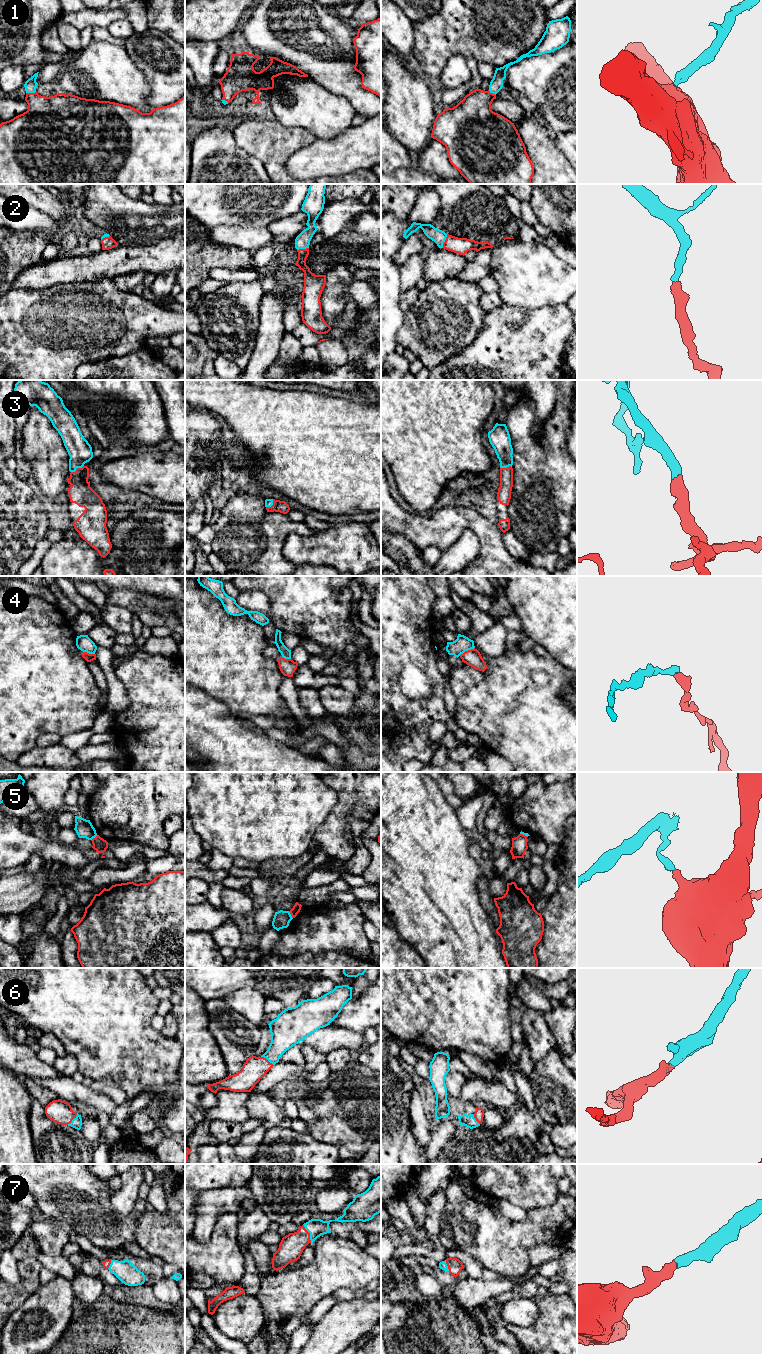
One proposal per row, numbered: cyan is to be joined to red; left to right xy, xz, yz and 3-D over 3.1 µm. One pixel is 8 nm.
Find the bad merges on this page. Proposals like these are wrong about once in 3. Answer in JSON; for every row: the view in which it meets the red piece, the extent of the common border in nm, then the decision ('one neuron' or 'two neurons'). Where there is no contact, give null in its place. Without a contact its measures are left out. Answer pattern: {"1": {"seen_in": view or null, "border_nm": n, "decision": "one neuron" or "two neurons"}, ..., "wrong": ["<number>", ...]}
{"1": {"seen_in": "xy", "border_nm": 80, "decision": "one neuron"}, "2": {"seen_in": "xz", "border_nm": 100, "decision": "one neuron"}, "3": {"seen_in": "xy", "border_nm": 120, "decision": "one neuron"}, "4": {"seen_in": "yz", "border_nm": 140, "decision": "two neurons"}, "5": {"seen_in": "xz", "border_nm": 70, "decision": "two neurons"}, "6": {"seen_in": "xy", "border_nm": 120, "decision": "one neuron"}, "7": {"seen_in": "xz", "border_nm": 170, "decision": "one neuron"}, "wrong": ["4", "5"]}

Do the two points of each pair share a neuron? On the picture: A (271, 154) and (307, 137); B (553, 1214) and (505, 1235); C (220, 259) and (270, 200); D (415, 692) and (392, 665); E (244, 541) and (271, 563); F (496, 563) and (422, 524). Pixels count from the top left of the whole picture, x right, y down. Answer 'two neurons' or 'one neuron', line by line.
A: one neuron
B: one neuron
C: two neurons
D: two neurons
E: one neuron
F: one neuron

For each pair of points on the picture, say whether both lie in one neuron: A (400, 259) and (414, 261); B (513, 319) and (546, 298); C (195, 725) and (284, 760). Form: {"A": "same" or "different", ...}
{"A": "different", "B": "different", "C": "same"}

